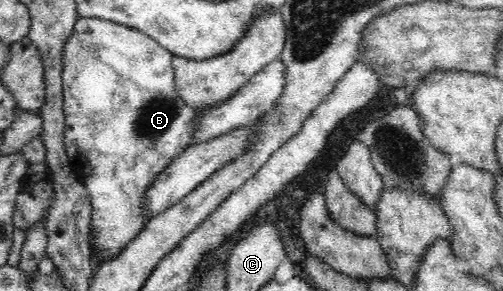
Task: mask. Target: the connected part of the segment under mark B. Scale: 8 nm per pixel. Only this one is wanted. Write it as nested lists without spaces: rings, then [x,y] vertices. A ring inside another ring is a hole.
[[[79,16],[75,20],[73,31],[65,42],[62,54],[62,87],[63,87],[63,111],[65,114],[65,132],[64,144],[70,164],[75,170],[82,183],[88,189],[92,201],[91,214],[91,248],[92,260],[96,259],[100,265],[113,256],[116,256],[143,228],[152,218],[145,214],[143,200],[147,188],[154,182],[159,172],[178,155],[181,155],[191,144],[189,136],[193,133],[195,127],[195,110],[186,101],[181,98],[175,89],[174,67],[172,66],[173,54],[166,50],[161,44],[150,38],[144,32],[123,25],[111,20],[104,20],[94,17]]]

